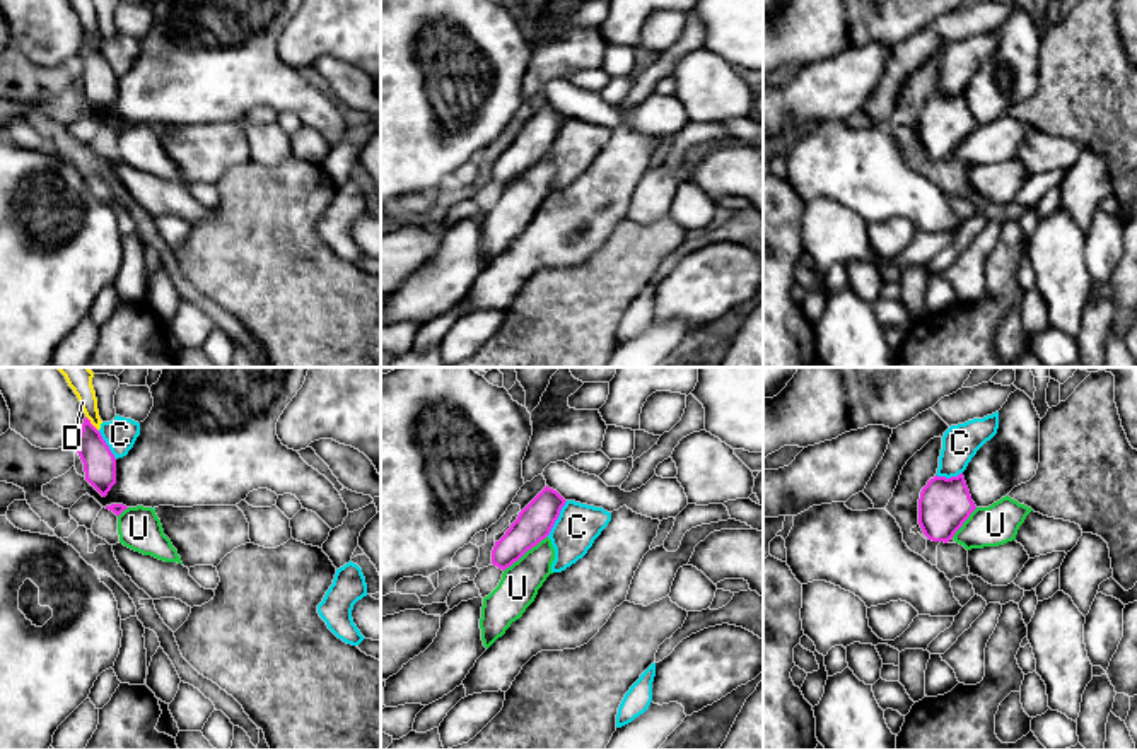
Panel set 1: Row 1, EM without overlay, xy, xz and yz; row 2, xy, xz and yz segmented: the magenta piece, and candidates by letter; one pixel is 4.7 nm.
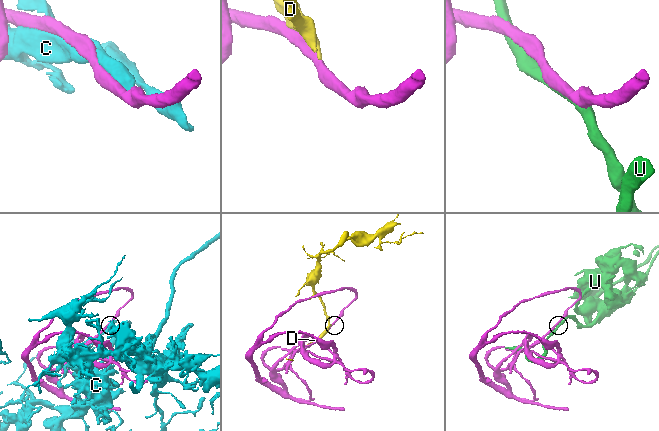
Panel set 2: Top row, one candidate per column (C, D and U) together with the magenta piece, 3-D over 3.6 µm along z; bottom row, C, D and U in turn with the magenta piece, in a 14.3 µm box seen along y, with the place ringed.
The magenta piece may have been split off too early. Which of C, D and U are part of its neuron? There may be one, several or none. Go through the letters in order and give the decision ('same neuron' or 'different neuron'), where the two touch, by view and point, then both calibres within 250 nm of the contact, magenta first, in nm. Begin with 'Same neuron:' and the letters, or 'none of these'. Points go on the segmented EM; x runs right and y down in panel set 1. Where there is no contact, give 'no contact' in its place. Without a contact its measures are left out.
Same neuron: U
C: different neuron; meets magenta in xz at (557, 518); 170 nm thick on the magenta side, 200 nm on the other
D: different neuron; meets magenta in xy at (91, 424); 160 nm thick on the magenta side, 120 nm on the other
U: same neuron; meets magenta in xz at (524, 552); 170 nm thick on the magenta side, 190 nm on the other

